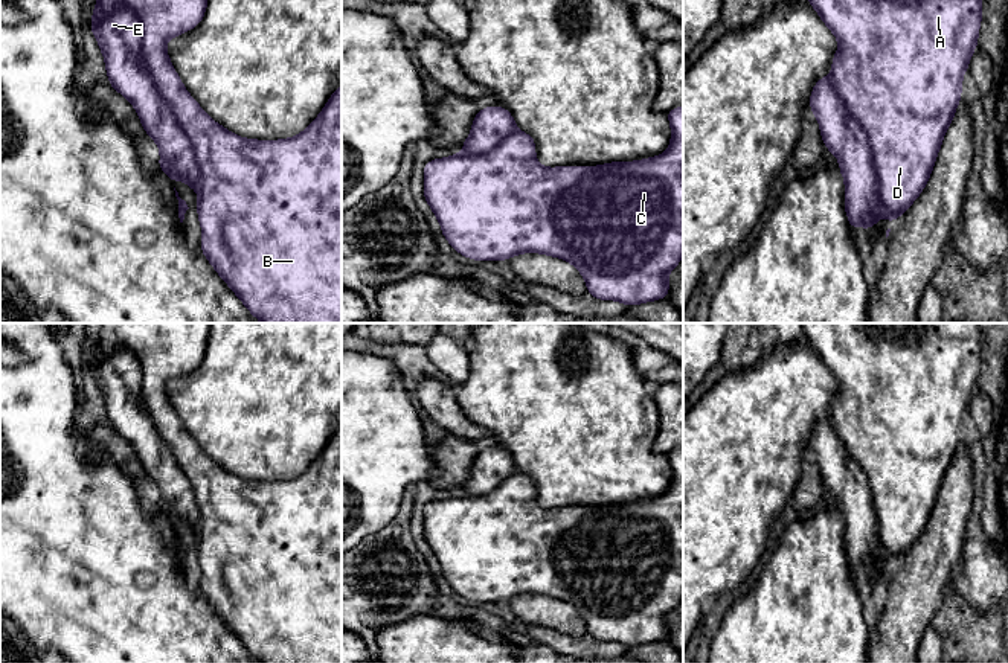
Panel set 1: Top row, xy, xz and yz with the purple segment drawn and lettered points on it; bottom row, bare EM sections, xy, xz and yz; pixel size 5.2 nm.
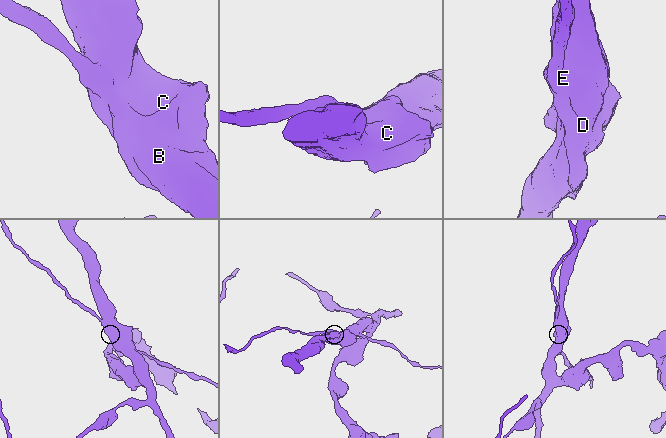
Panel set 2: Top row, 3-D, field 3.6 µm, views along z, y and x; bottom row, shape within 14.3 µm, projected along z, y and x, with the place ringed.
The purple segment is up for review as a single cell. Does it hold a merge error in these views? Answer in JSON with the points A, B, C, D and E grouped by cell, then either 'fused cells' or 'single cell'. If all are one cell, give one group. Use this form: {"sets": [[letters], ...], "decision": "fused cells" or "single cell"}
{"sets": [["A", "B", "C", "D"], ["E"]], "decision": "fused cells"}

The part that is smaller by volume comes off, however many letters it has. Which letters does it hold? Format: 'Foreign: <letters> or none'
Foreign: E

